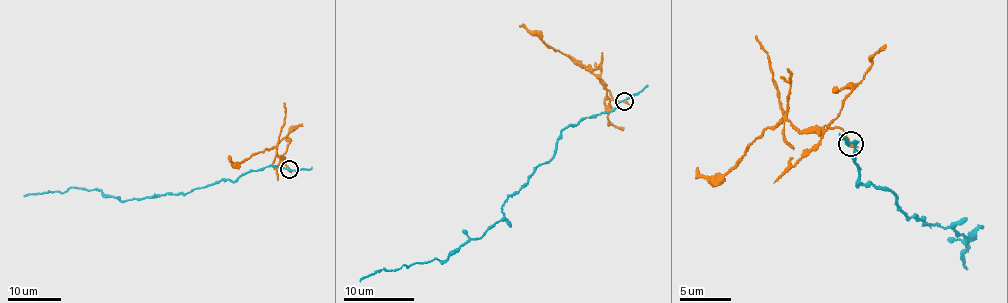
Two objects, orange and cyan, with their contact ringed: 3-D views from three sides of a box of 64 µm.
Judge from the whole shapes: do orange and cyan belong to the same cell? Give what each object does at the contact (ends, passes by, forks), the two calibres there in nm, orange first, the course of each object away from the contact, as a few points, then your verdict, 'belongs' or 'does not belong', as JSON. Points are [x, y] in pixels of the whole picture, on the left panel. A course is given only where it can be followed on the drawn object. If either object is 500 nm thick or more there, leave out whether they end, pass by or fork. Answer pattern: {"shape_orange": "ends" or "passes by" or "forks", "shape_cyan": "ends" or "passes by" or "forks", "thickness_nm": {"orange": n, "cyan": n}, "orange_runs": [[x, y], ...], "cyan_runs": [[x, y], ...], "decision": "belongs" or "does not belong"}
{"shape_orange": "ends", "shape_cyan": "passes by", "thickness_nm": {"orange": 260, "cyan": 170}, "orange_runs": [[288, 170], [275, 147], [253, 153], [238, 164], [231, 162], [228, 156]], "cyan_runs": [[289, 169], [268, 166], [185, 194], [128, 201], [98, 189], [74, 188], [24, 196]], "decision": "does not belong"}

